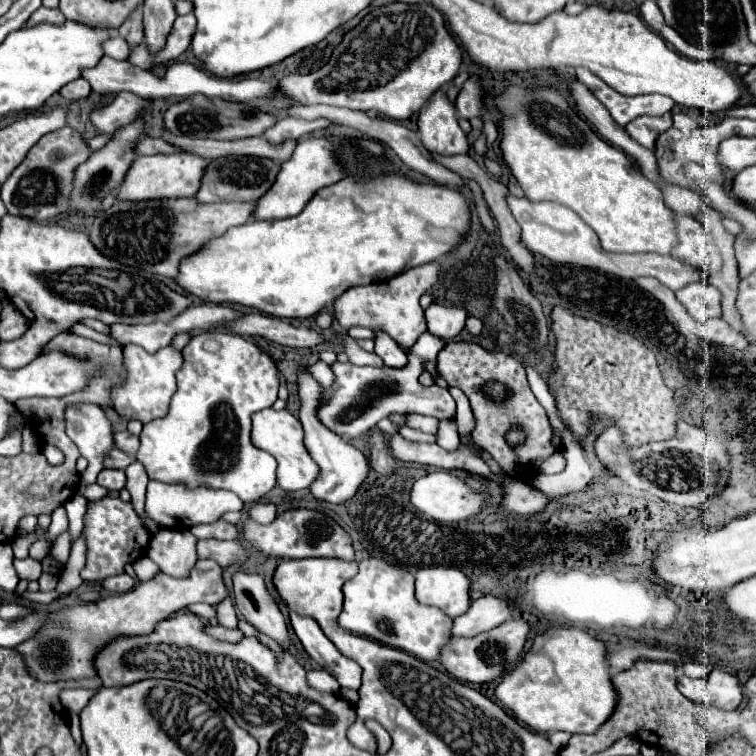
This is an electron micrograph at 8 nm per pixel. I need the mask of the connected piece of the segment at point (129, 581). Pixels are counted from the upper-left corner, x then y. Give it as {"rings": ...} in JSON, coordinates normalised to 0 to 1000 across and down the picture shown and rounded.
{"rings":[[[159,759],[159,762],[146,762],[140,767],[132,767],[132,775],[148,786],[161,786],[177,778],[177,765],[172,765],[169,759]]]}

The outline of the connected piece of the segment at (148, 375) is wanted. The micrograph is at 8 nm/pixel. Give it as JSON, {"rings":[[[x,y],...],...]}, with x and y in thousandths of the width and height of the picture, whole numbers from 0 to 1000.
{"rings":[[[169,455],[164,458],[164,481],[169,487],[169,503],[164,511],[148,516],[151,542],[167,556],[185,556],[188,561],[217,553],[217,548],[222,548],[225,526],[233,519],[233,489],[241,484],[241,466],[220,458],[198,468],[185,458]]]}

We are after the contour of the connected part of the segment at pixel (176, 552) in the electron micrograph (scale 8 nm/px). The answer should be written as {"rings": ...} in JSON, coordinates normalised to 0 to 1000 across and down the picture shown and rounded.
{"rings":[[[209,701],[201,709],[193,735],[198,735],[217,759],[241,765],[262,741],[259,717],[251,701]]]}

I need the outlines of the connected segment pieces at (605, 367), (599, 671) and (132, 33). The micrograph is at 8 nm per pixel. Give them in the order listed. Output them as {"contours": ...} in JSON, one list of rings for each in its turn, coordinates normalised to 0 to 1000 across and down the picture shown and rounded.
{"contours":[[[[733,407],[730,437],[735,442],[735,489],[725,497],[735,537],[746,561],[765,577],[775,577],[783,548],[802,548],[820,563],[831,590],[884,582],[894,571],[894,529],[878,508],[865,468],[839,444],[823,442],[780,421]]],[[[728,831],[706,844],[688,881],[656,907],[656,923],[680,942],[680,950],[706,968],[746,966],[754,971],[788,968],[812,942],[817,918],[804,889],[802,854],[767,831]]],[[[185,11],[177,13],[156,37],[153,42],[169,53],[172,61],[180,61],[190,53],[190,37],[188,37],[188,19],[185,19]]]]}

